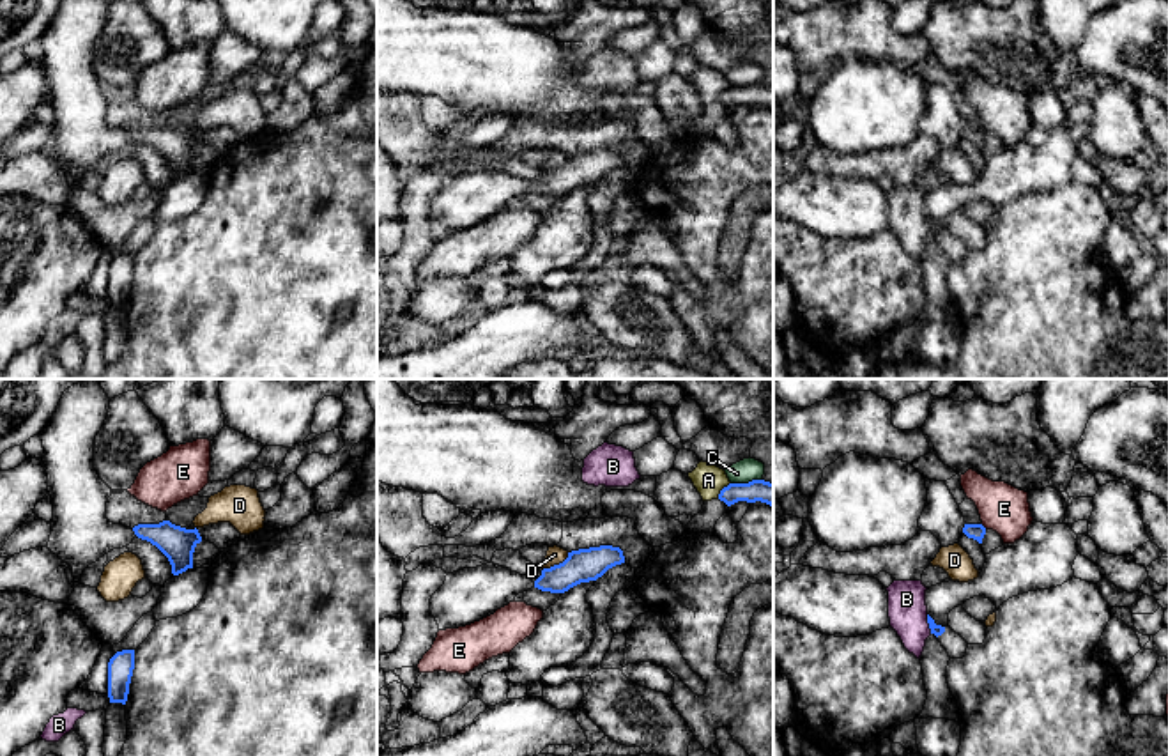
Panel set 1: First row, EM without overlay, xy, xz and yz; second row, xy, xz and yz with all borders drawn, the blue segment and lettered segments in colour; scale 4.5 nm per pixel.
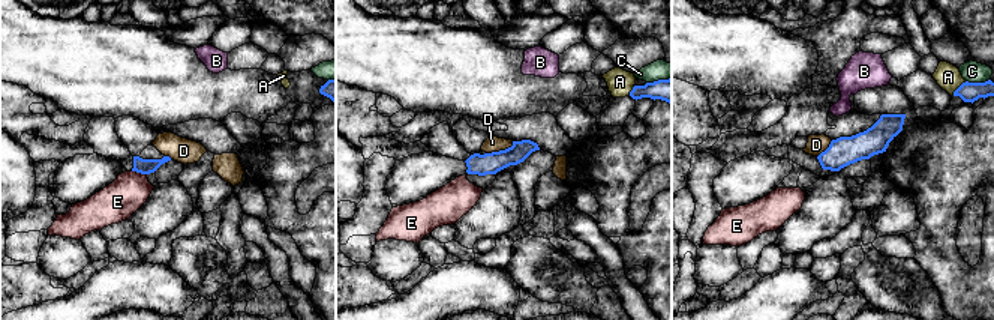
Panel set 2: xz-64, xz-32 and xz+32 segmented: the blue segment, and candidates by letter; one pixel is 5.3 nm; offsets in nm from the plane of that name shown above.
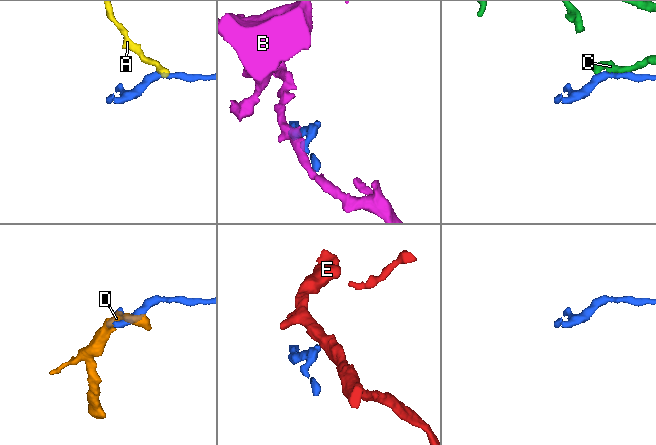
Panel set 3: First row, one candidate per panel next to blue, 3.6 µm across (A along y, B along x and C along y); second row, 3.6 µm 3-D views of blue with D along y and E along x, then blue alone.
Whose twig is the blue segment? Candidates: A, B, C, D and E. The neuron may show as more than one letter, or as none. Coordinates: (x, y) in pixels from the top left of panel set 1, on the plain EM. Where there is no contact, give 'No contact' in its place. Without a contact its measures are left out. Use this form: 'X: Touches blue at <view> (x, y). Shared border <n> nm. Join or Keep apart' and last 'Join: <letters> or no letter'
A: Touches blue at xz (721, 94). Shared border 100 nm. Keep apart
B: Touches blue at yz (928, 225). Shared border 90 nm. Keep apart
C: Touches blue at xz (745, 87). Shared border 140 nm. Keep apart
D: Touches blue at xz (556, 169). Shared border 140 nm. Keep apart
E: Touches blue at yz (983, 130). Shared border 40 nm. Keep apart
Join: no letter

